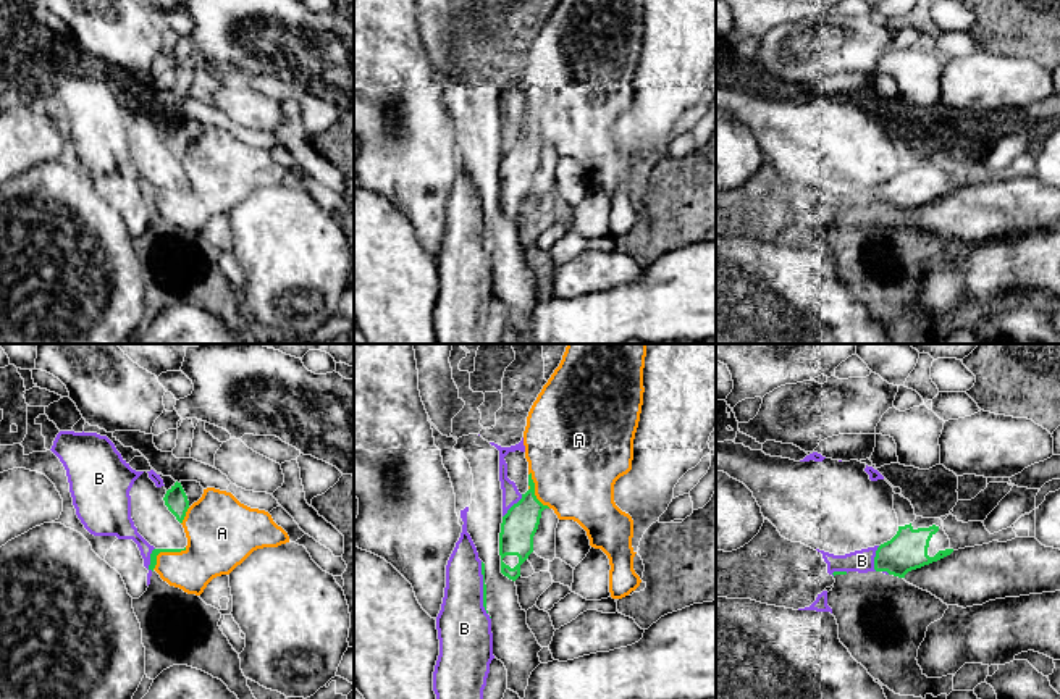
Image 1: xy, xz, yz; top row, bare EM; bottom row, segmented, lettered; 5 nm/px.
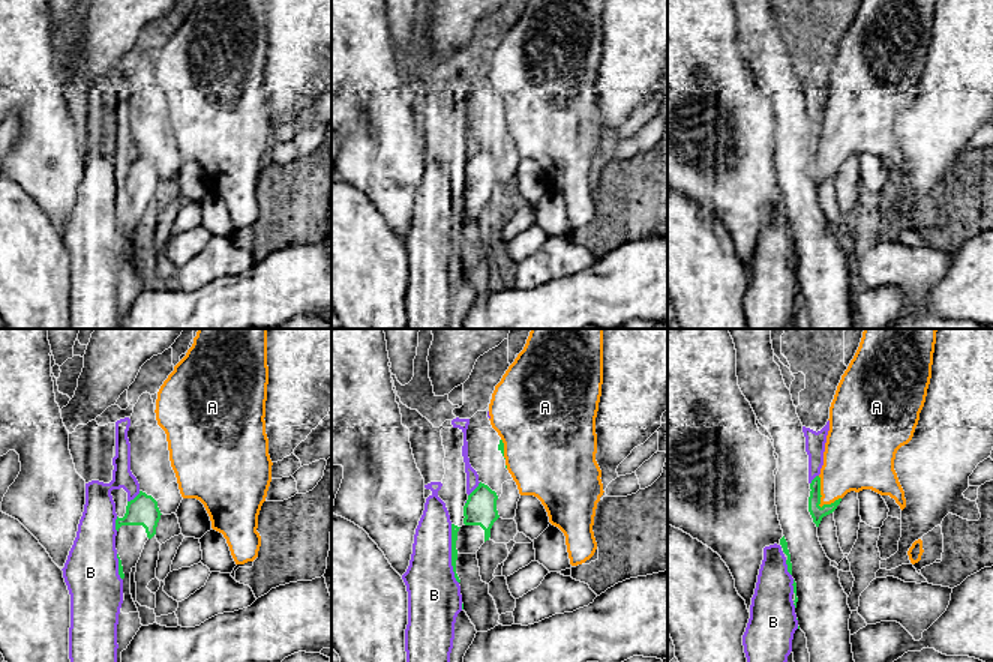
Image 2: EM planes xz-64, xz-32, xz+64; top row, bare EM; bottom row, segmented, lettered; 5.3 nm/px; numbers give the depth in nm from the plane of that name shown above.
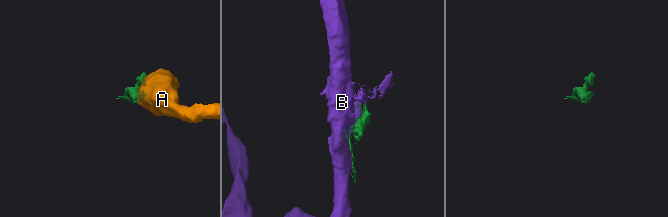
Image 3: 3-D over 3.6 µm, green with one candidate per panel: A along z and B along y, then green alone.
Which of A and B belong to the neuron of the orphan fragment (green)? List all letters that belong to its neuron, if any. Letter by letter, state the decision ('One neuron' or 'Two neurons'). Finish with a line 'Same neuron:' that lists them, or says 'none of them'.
A: One neuron
B: Two neurons
Same neuron: A

